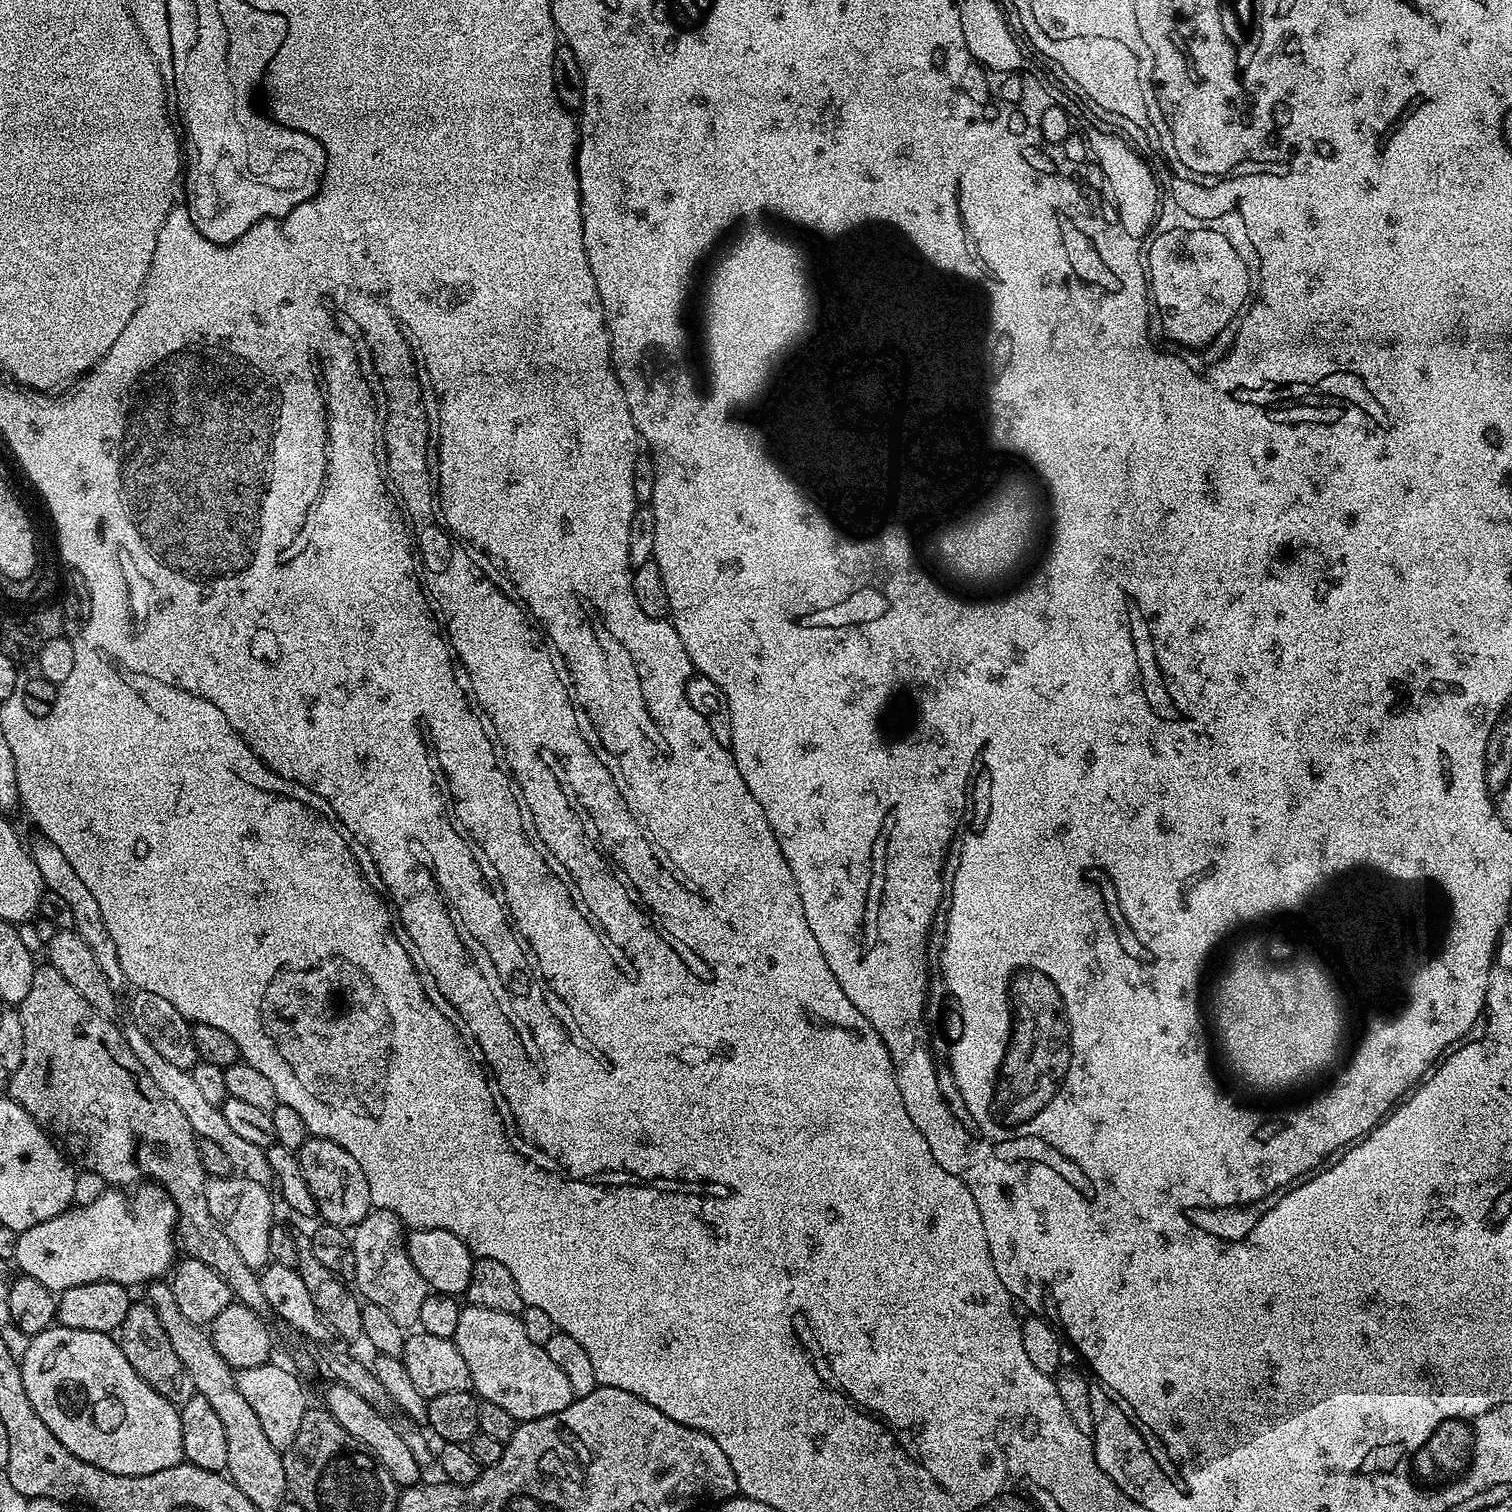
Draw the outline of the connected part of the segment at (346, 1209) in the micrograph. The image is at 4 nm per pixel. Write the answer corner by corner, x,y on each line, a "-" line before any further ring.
309,1135
306,1143
300,1147
298,1159
302,1176
306,1178
314,1201
314,1208
320,1211
319,1219
323,1223
352,1230
373,1211
370,1182
366,1182
362,1166
358,1166
358,1161
347,1150
342,1150
338,1142
330,1138

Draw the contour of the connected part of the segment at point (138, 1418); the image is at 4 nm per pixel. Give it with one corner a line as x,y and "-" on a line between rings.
59,1326
37,1332
31,1337
29,1349
26,1350
23,1359
20,1360
20,1373
22,1374
22,1382
26,1386
26,1394
34,1406
38,1418
42,1418
42,1422
46,1422
46,1426
50,1426
54,1438
58,1438
58,1442
62,1442
62,1446
66,1446
66,1450
70,1450
70,1454
82,1458
87,1464
93,1464
102,1470
122,1474
123,1476
149,1476
181,1463
184,1455
184,1427
180,1424
177,1405
172,1404
162,1394
158,1394
136,1373
134,1366
130,1366
126,1354
122,1354
119,1343
109,1333
74,1330
73,1328
61,1328

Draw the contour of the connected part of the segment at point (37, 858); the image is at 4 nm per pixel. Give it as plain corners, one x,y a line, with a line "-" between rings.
40,838
36,845
31,845
30,855
38,866
38,874
46,885
47,891
59,894
68,903
70,910
74,910
74,931
86,942
86,946
90,946
110,986
117,990
123,989
122,986
125,987
126,981
122,962
118,962
118,950
114,946
114,938
110,938
106,930
106,922
102,922
102,910
98,910
98,902
94,902
94,894
86,890
86,882
78,878
74,866
70,866
68,856
62,854
62,850
58,850
58,846
54,846
54,842
46,838

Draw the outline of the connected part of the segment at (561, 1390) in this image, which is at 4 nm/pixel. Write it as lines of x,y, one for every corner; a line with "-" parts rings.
481,1304
462,1309
460,1317
454,1320
454,1339
462,1358
466,1358
475,1395
525,1421
560,1412
572,1403
574,1393
566,1374
550,1362
550,1354
546,1354
544,1347
526,1338
521,1317

